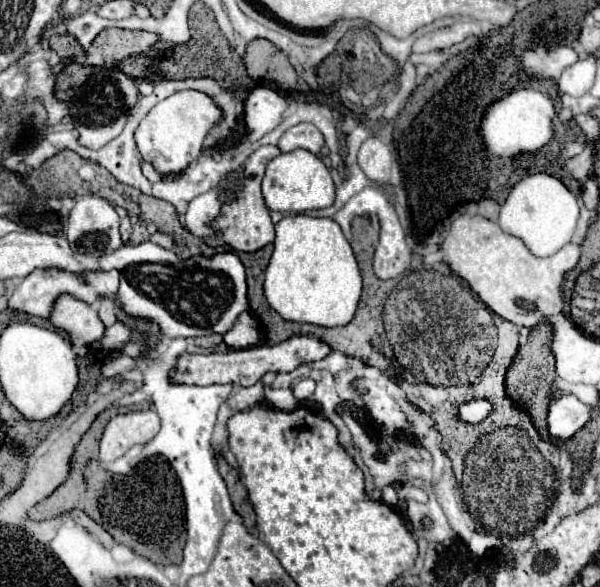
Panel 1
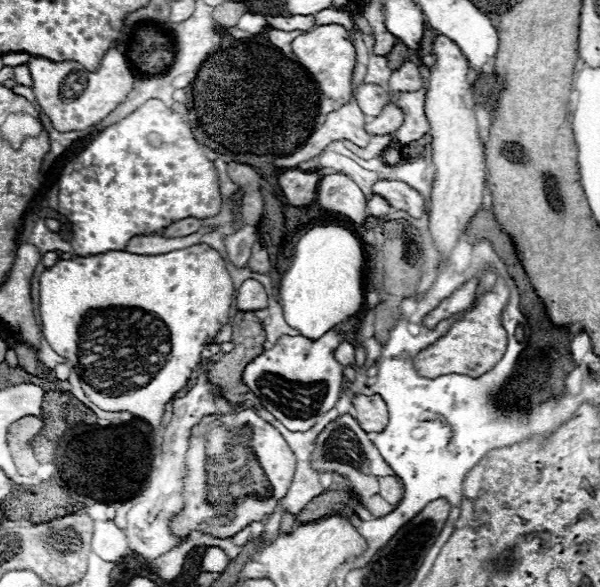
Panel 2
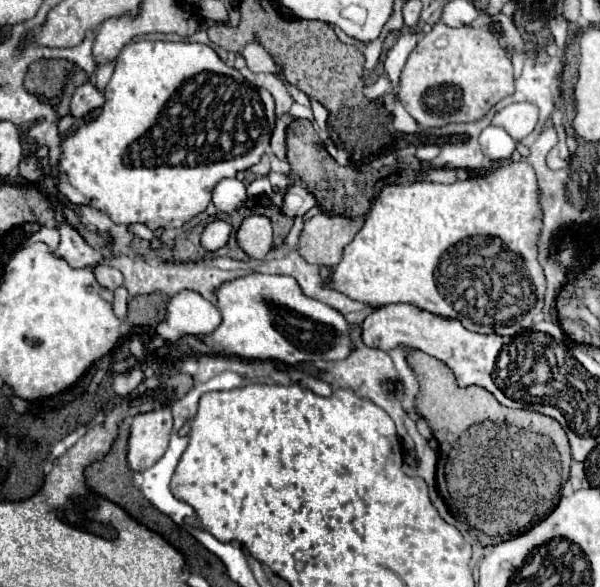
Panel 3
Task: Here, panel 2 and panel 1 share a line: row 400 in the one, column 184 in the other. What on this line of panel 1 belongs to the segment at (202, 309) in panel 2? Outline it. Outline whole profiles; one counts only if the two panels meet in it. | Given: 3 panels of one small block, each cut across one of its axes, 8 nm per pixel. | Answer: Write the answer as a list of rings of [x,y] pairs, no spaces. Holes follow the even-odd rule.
[[[184,90],[156,104],[150,114],[140,122],[134,138],[144,162],[150,162],[158,172],[182,172],[184,168],[188,168],[188,164],[198,160],[204,136],[220,118],[220,108],[206,94]]]

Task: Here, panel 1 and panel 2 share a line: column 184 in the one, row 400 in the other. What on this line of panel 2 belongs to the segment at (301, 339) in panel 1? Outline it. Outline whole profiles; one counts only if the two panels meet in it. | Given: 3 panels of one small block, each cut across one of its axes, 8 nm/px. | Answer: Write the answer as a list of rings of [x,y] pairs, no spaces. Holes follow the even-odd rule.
[[[356,394],[354,396],[354,418],[366,432],[382,432],[388,424],[386,402],[378,394],[374,396]]]

